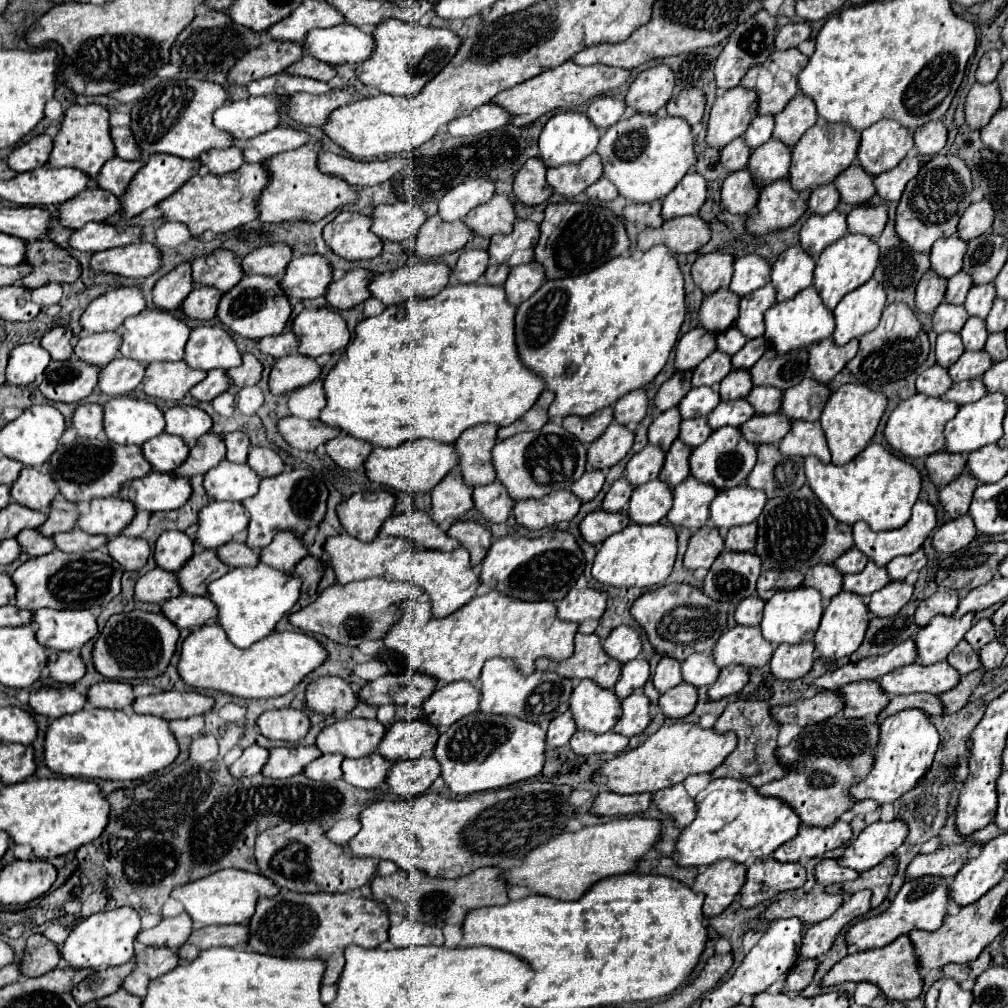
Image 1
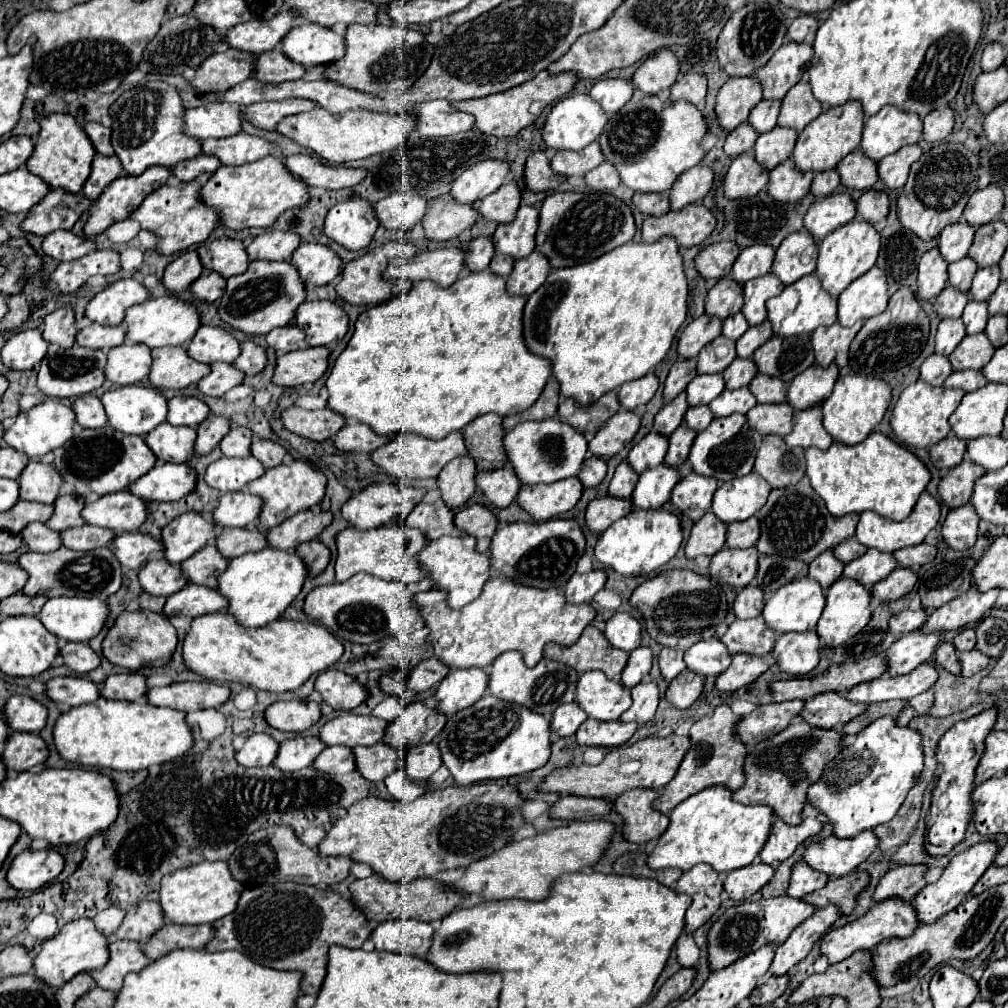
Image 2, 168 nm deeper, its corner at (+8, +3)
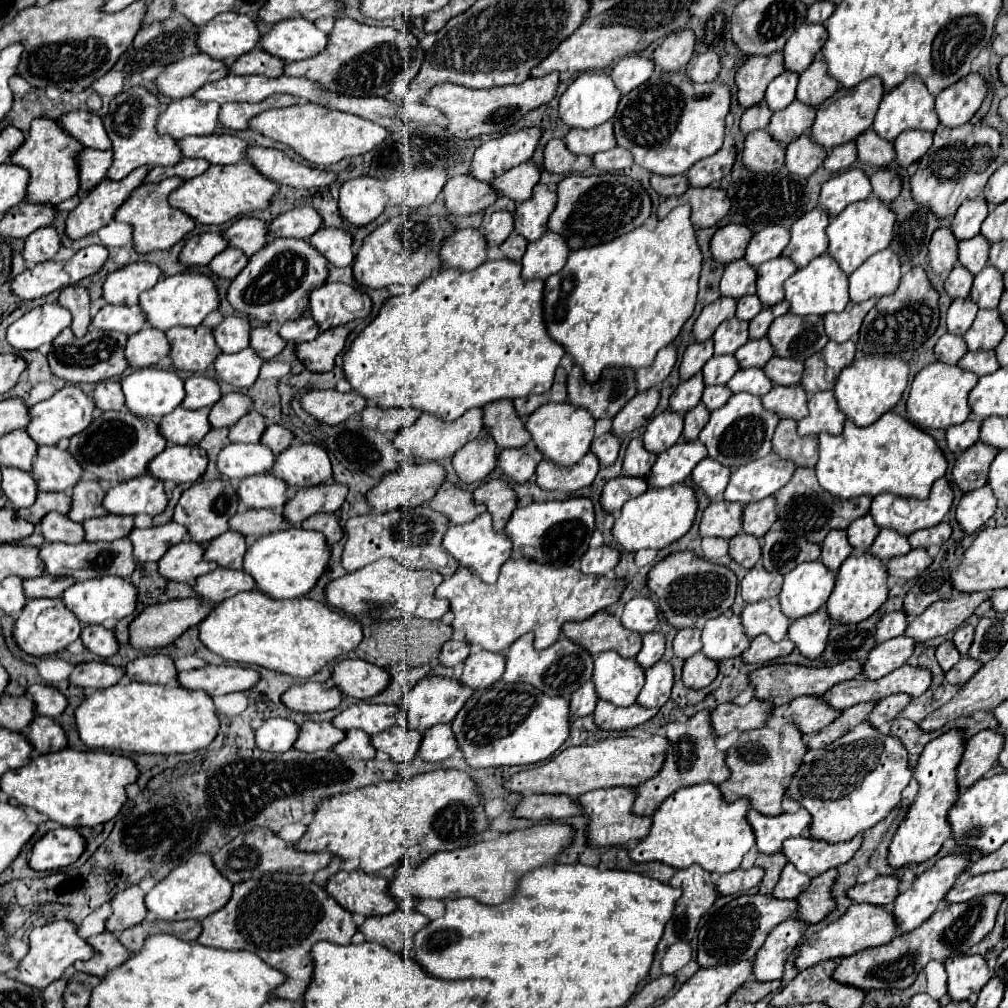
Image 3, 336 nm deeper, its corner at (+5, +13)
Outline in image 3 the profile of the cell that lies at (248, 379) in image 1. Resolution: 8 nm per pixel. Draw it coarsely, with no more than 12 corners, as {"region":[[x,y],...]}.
{"region":[[269,327],[251,331],[251,349],[269,361],[285,341]]}

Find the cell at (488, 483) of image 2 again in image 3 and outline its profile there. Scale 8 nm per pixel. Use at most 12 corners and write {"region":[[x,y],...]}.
{"region":[[529,443],[501,449],[497,465],[507,479],[525,483],[535,473],[539,451]]}

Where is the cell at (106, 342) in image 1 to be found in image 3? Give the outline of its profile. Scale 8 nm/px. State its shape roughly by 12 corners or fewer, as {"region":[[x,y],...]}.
{"region":[[105,305],[91,323],[95,329],[137,333],[139,305]]}

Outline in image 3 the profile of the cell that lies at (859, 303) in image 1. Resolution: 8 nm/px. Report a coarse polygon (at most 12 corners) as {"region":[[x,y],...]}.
{"region":[[871,255],[849,275],[851,301],[891,295],[901,279],[899,257]]}

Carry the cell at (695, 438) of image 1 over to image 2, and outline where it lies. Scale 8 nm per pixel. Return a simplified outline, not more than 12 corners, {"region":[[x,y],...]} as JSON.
{"region":[[708,405],[690,407],[684,423],[702,431],[714,419]]}

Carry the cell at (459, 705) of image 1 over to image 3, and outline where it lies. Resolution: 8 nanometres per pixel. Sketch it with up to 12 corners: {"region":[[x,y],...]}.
{"region":[[473,651],[459,683],[471,689],[501,679],[503,653]]}

